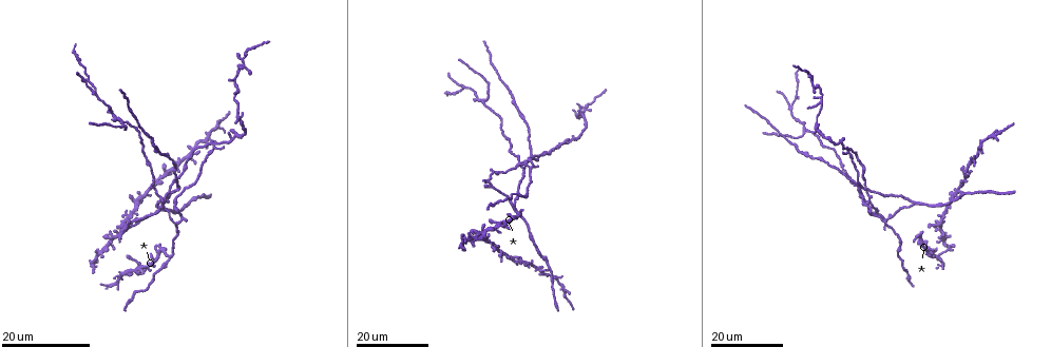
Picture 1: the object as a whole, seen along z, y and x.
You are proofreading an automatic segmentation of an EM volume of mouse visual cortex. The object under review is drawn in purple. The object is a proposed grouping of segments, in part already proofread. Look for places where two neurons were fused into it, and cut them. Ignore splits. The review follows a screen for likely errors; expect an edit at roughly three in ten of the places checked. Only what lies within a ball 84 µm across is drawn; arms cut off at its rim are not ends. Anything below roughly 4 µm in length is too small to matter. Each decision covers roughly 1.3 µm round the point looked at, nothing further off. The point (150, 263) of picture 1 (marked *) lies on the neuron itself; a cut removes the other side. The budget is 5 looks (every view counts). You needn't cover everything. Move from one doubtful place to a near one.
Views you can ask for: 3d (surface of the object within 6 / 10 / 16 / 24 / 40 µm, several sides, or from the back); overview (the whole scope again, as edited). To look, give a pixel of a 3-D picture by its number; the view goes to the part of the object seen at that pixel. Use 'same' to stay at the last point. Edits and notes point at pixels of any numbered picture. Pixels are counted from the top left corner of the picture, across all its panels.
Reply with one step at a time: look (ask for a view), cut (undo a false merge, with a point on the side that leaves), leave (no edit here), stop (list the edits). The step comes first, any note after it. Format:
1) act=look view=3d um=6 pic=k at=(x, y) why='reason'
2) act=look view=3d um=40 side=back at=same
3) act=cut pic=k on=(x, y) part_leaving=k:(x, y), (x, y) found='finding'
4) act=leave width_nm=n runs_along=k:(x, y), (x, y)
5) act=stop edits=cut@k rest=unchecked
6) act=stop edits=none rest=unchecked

act=look view=3d um=16 pic=1 at=(117, 118) why='four or more arms meet'

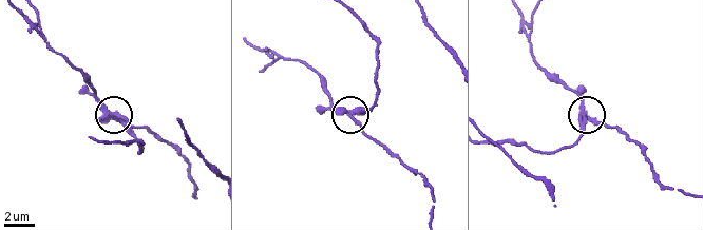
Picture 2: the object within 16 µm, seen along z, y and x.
act=look view=3d um=10 pic=2 at=(585, 115) why='closer look'

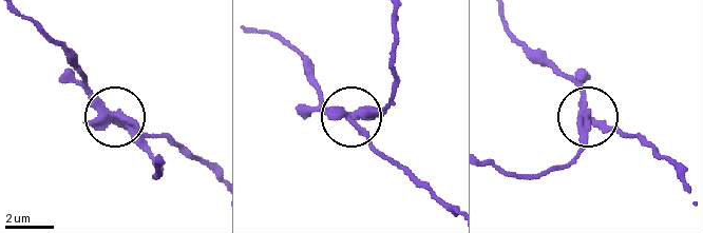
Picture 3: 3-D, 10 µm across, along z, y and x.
act=look view=3d um=6 pic=3 at=(586, 116)

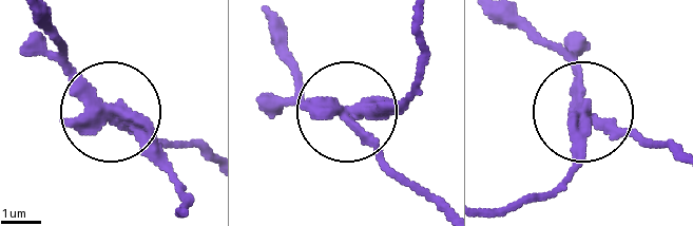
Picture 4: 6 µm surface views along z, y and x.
act=cut pic=4 on=(155, 139) side_arm_um=18 arms=4 found='two neurons meet here'

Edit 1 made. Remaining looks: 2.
act=look view=3d um=24 pic=1 at=(790, 109) why='side arm on a straight run'

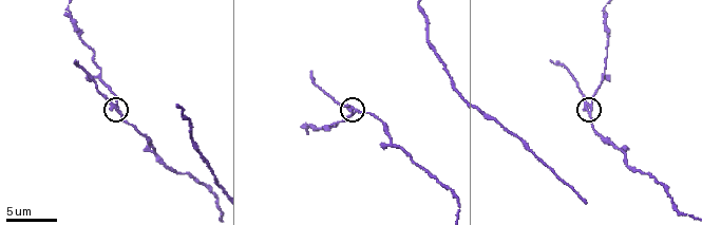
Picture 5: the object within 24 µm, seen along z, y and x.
act=look view=3d um=10 pic=5 at=(587, 106)

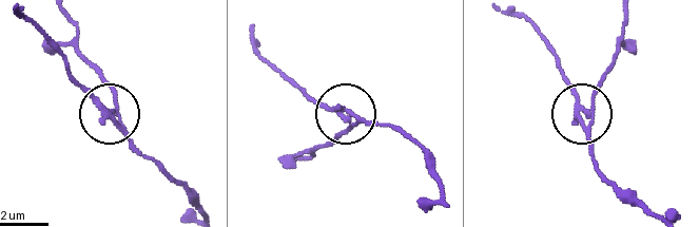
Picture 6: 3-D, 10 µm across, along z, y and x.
act=cut pic=6 on=(117, 91) arms=3 part_leaving=6:(124, 127), (116, 92), (78, 44), (70, 14) found='two neurons meet here'

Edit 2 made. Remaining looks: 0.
act=stop edits=cut@4,cut@6 rest=unchecked

